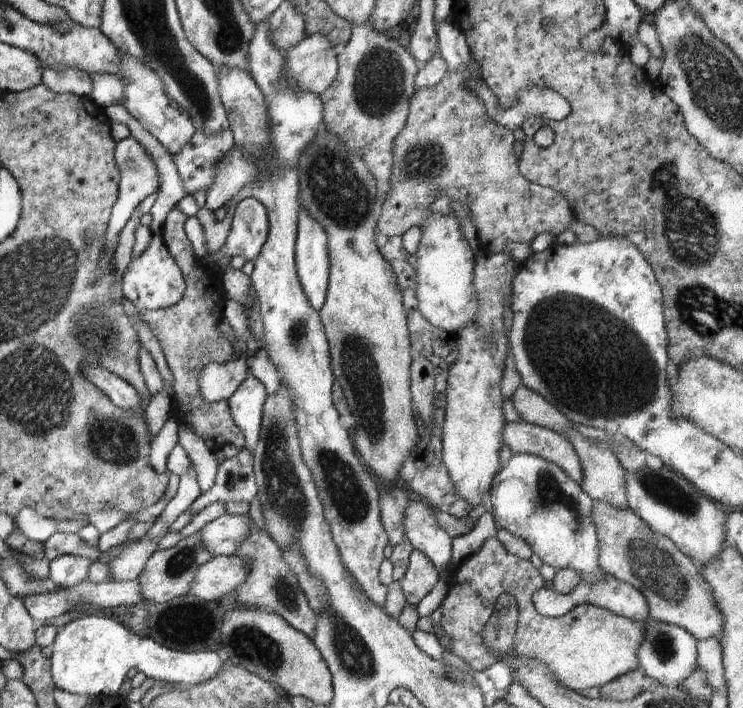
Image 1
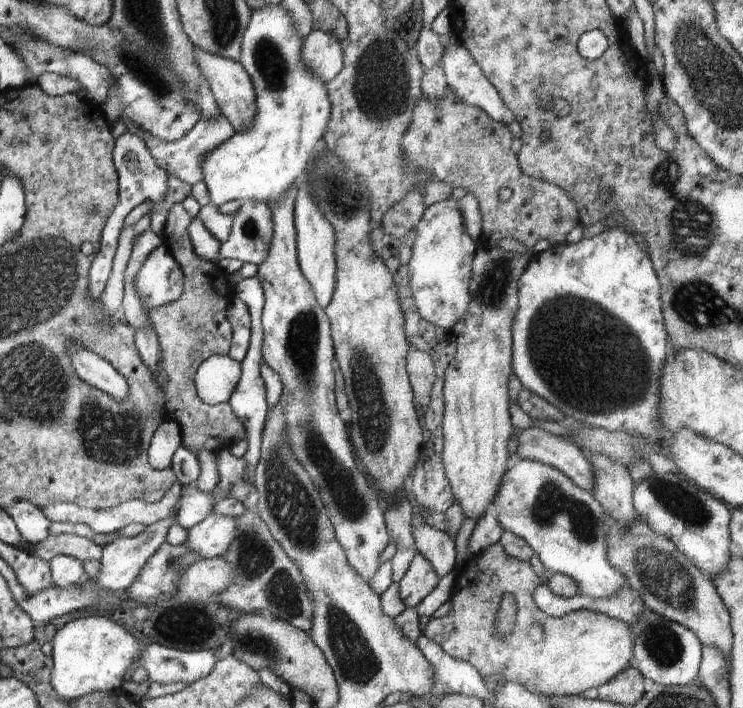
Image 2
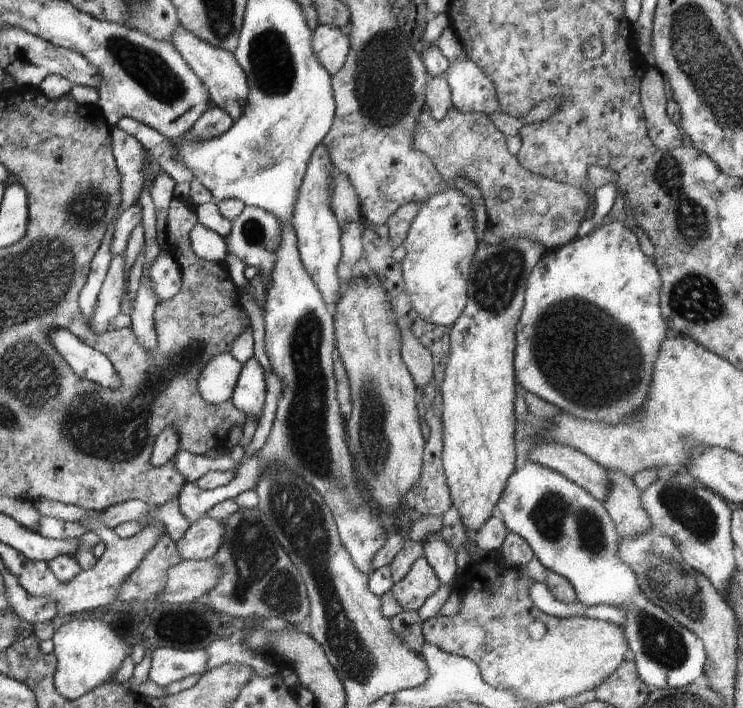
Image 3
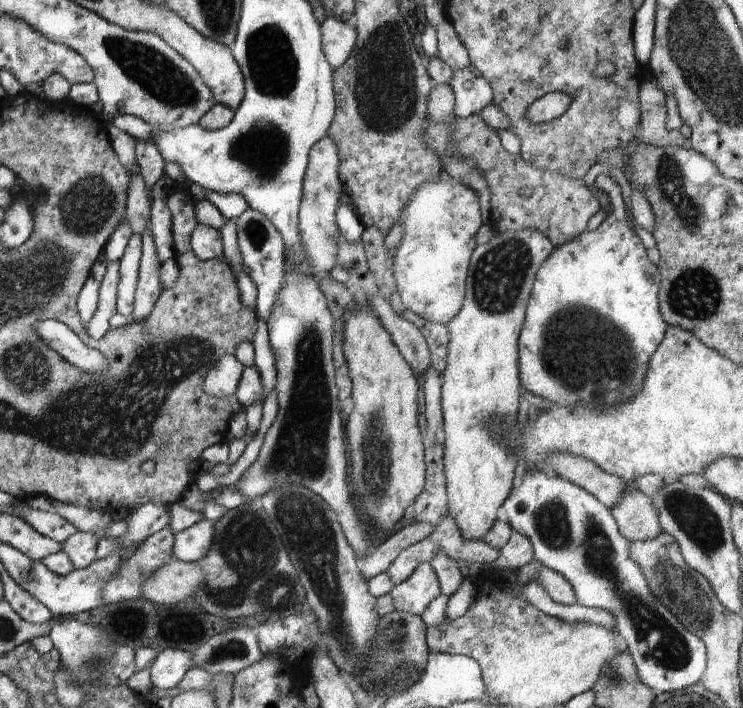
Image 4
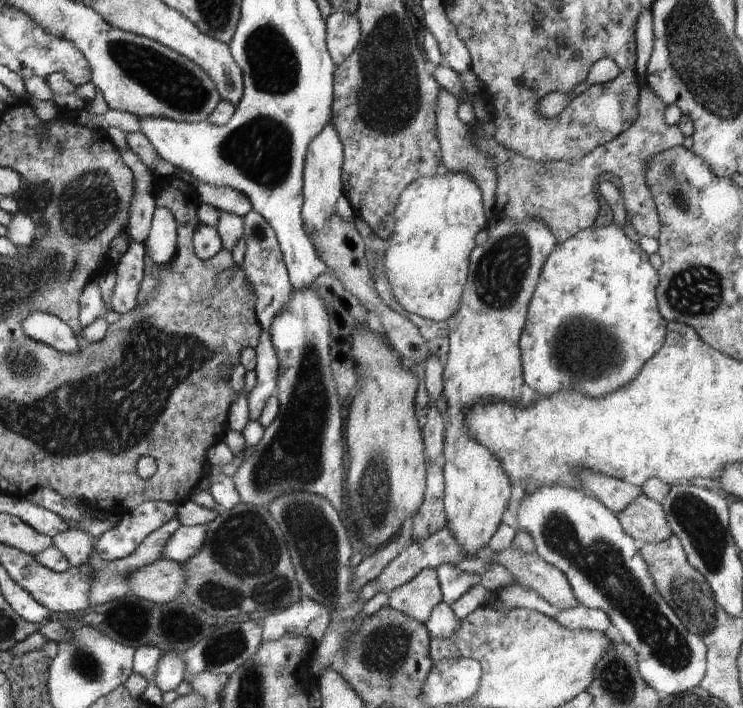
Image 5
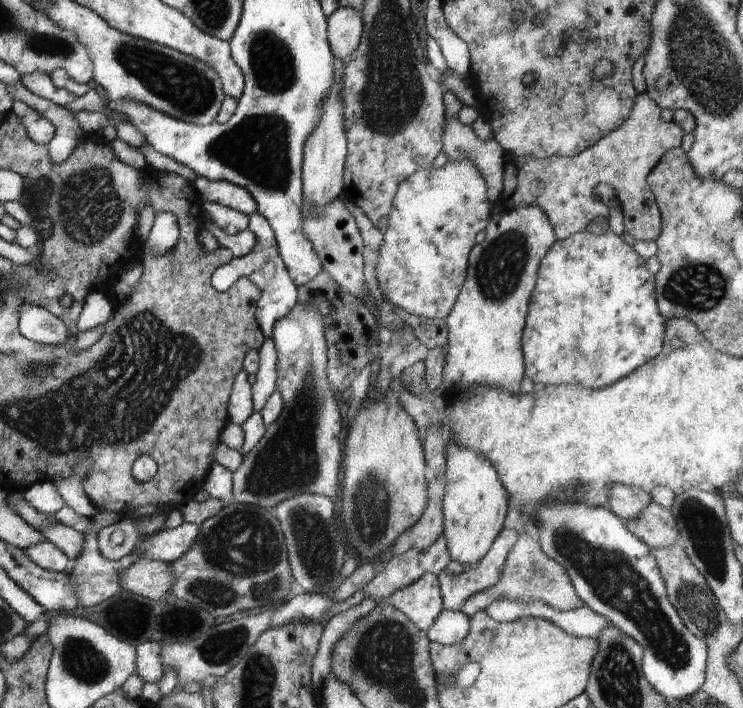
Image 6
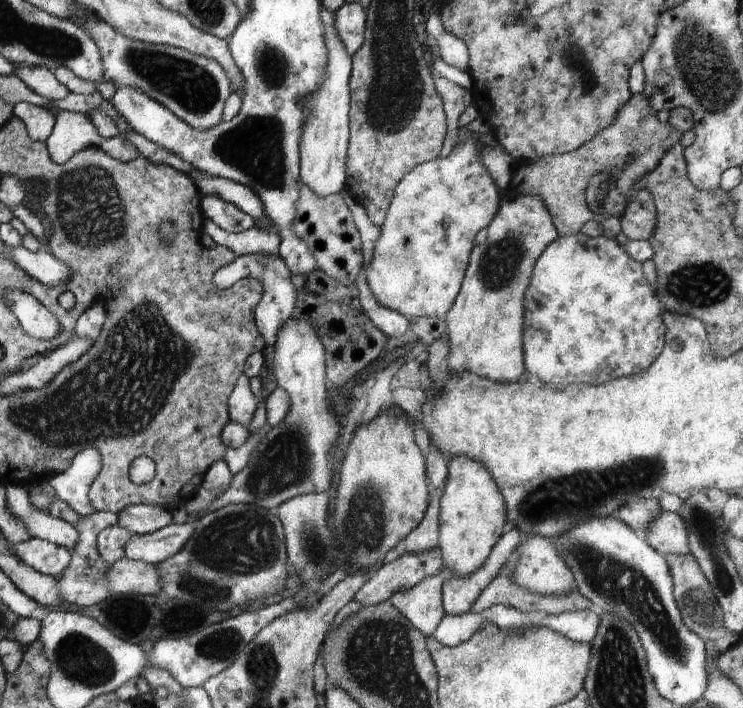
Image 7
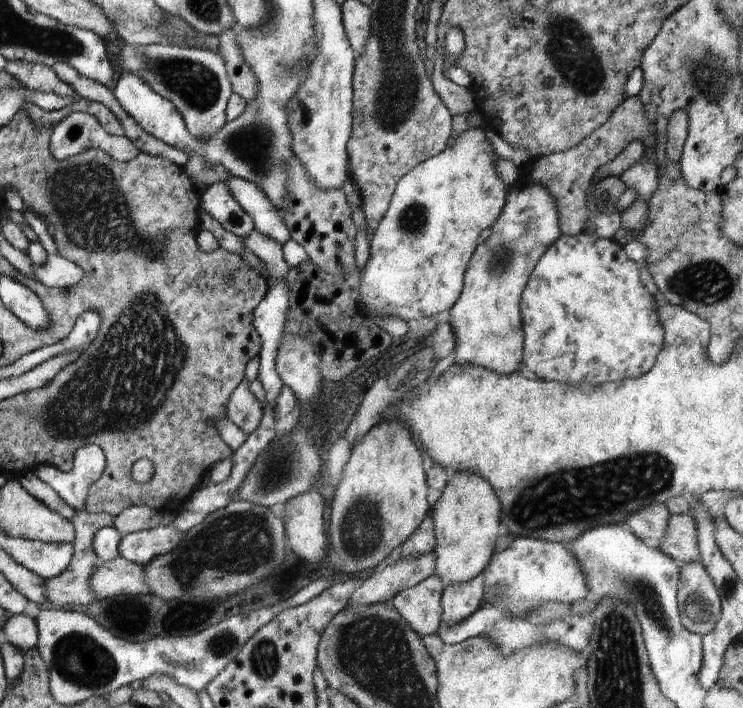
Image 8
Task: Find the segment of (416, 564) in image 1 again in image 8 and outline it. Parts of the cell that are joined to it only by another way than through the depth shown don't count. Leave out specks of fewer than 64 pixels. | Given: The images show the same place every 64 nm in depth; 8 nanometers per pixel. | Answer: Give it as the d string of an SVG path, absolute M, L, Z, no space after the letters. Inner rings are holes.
M434 574L420 584L401 590L392 600L392 606L421 637L433 635L439 629L443 608L443 582Z

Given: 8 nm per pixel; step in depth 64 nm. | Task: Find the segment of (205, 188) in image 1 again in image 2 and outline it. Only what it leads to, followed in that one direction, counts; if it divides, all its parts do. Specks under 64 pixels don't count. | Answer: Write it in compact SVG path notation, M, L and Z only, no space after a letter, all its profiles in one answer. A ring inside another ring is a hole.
M222 114L215 121L198 121L197 125L192 128L186 137L173 143L161 141L134 123L126 124L123 127L125 127L128 132L139 136L145 142L145 145L148 147L150 154L154 157L157 164L166 172L175 174L180 180L188 184L188 187L192 187L196 182L204 180L202 162L205 156L211 150L214 150L214 148L220 146L220 144L226 142L229 138L232 138L232 135L235 133L233 126Z

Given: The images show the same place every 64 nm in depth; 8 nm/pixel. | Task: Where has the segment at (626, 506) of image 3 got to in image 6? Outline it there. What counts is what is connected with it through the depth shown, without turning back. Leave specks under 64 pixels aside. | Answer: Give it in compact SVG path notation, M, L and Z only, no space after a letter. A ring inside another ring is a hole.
M656 502L644 506L644 510L626 524L630 532L636 534L652 550L670 548L680 542L674 516Z

